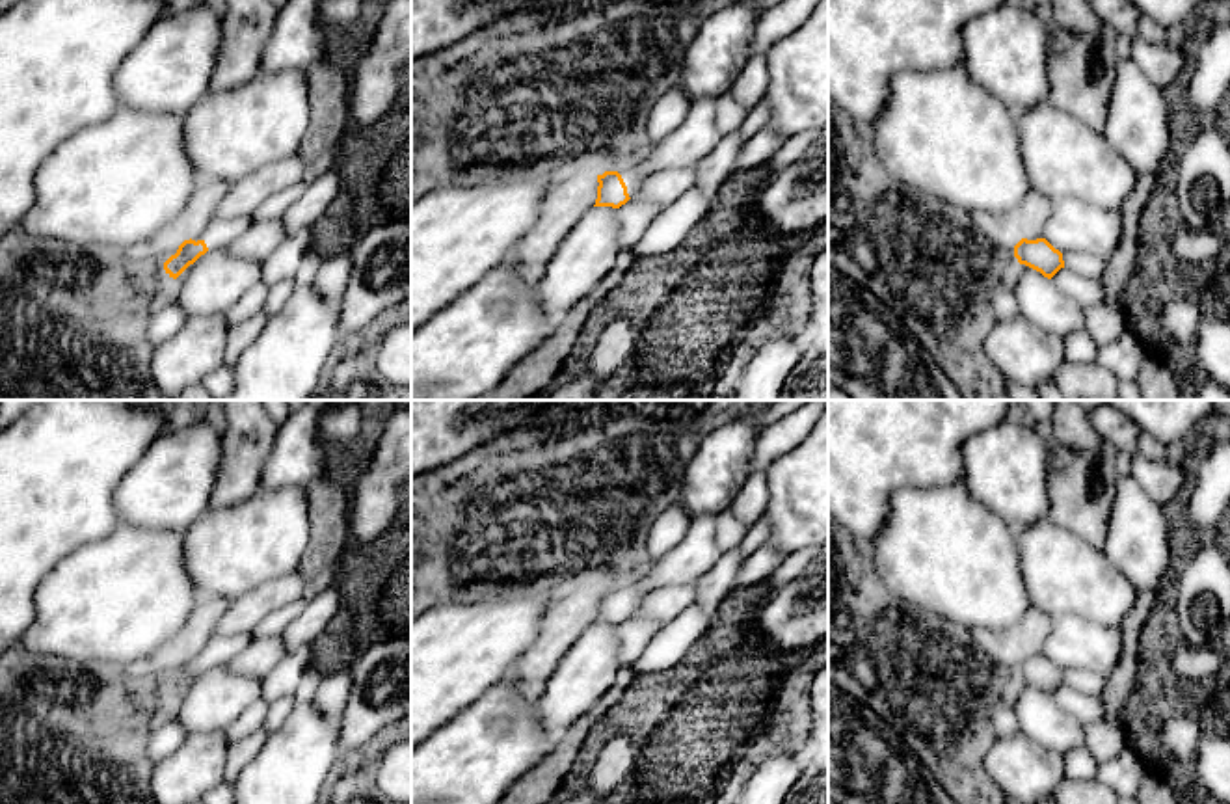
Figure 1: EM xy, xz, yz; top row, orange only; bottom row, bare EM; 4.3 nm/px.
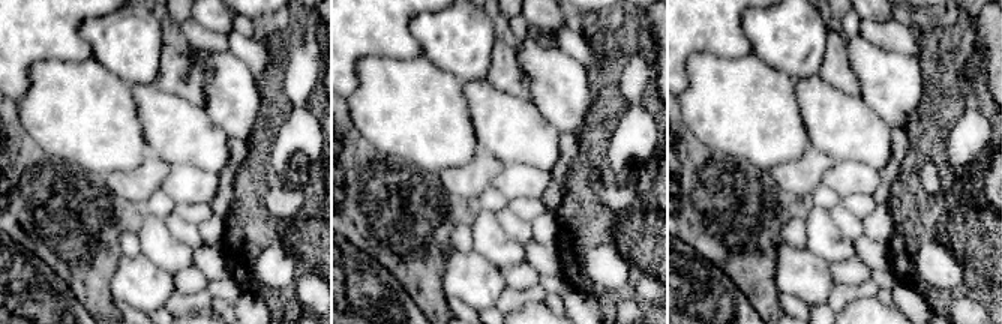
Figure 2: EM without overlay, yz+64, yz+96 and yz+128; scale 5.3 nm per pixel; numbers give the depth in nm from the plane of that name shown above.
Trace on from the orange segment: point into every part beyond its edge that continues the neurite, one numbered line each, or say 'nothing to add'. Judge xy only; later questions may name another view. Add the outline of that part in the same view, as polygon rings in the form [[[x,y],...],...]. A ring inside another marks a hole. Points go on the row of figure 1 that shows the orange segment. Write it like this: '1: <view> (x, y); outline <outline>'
1: xy (218, 233); outline [[[236,216],[229,220],[210,220],[207,227],[192,240],[203,240],[208,251],[225,249],[251,225],[249,216]]]

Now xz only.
1: xz (633, 181); outline [[[620,171],[625,186],[627,186],[627,194],[629,197],[633,197],[644,184],[644,181],[649,177],[649,173],[631,173],[631,171]]]

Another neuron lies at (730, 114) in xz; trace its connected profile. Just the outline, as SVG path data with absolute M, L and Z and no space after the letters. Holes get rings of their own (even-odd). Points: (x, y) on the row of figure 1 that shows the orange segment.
M729 91L716 99L716 121L724 134L735 132L742 119L746 117L748 108L741 106Z

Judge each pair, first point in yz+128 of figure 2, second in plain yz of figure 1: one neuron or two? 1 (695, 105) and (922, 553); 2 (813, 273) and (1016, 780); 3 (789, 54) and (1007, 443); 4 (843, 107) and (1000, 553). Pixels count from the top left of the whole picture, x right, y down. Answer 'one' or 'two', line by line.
1: one
2: one
3: one
4: two

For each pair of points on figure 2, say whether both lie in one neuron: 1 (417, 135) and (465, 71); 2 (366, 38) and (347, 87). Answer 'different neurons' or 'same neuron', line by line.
1: different neurons
2: same neuron

